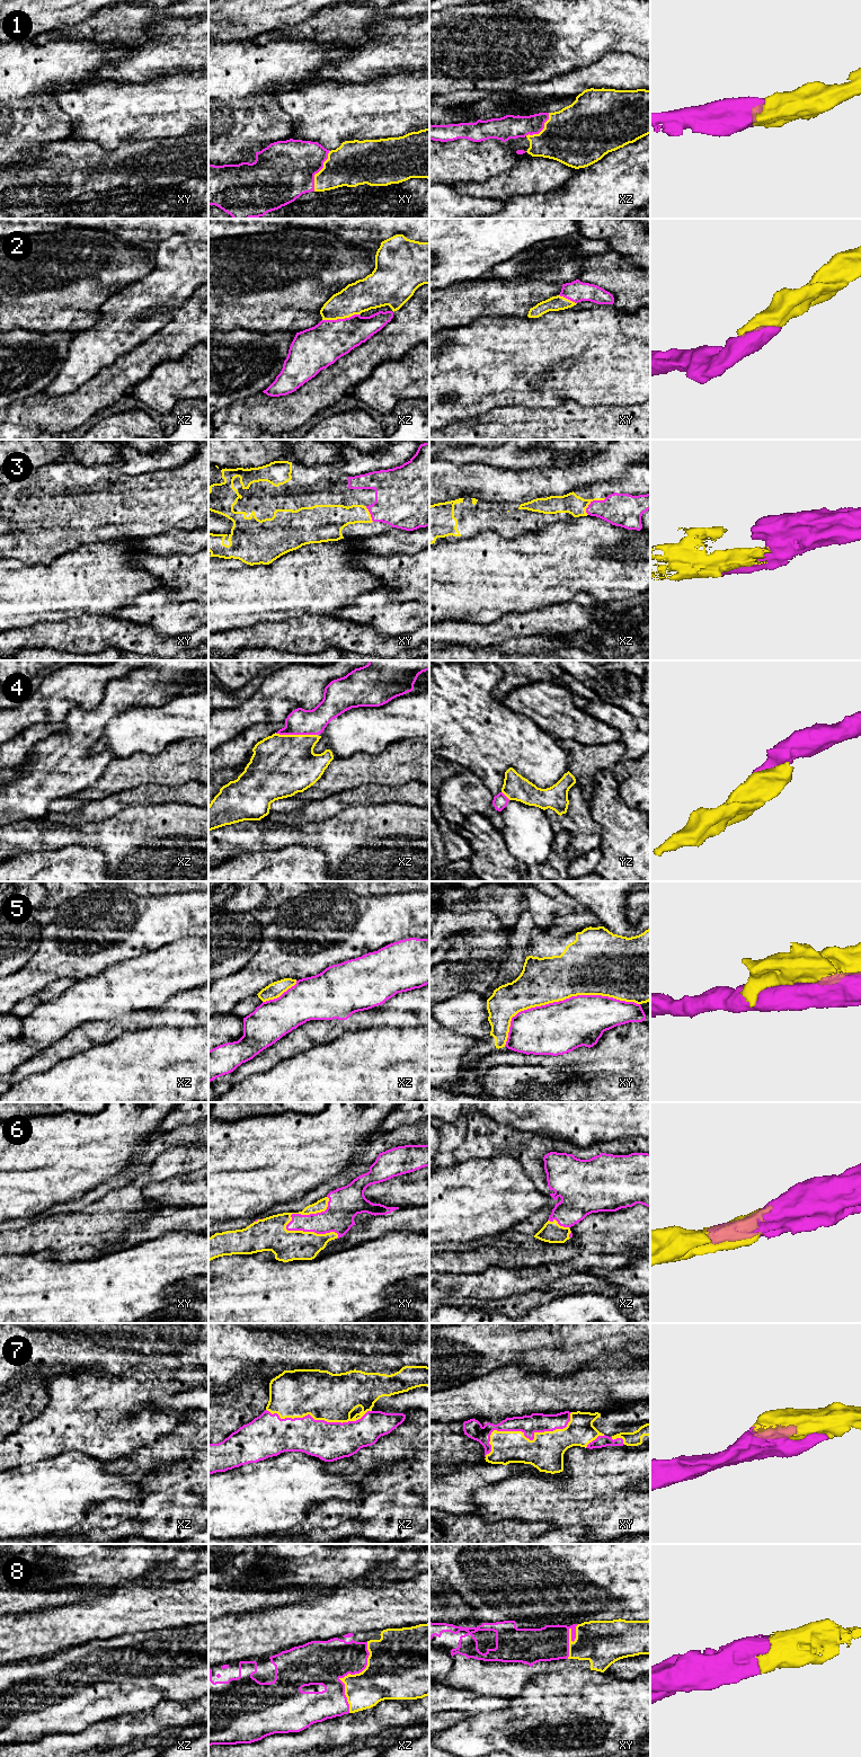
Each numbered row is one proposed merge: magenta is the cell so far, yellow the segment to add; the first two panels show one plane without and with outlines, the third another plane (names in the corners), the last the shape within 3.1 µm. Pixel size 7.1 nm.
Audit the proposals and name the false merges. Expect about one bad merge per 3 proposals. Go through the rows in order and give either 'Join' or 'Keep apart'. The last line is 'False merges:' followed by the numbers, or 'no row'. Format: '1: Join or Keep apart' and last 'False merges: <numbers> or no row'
1: Join
2: Join
3: Join
4: Join
5: Keep apart
6: Join
7: Join
8: Join
False merges: 5

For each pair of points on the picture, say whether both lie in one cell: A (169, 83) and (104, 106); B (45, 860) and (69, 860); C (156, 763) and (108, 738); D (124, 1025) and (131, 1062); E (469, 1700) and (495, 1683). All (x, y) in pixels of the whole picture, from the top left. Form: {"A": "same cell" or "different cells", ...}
{"A": "same cell", "B": "same cell", "C": "different cells", "D": "different cells", "E": "different cells"}

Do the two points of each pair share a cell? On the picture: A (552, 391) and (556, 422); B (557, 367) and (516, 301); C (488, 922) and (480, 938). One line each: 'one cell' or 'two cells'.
A: two cells
B: two cells
C: one cell

